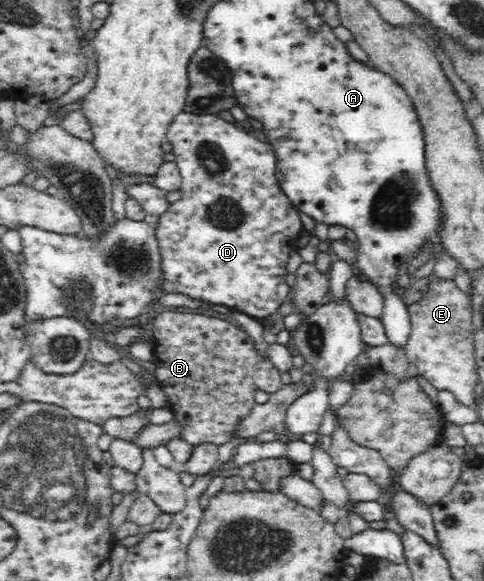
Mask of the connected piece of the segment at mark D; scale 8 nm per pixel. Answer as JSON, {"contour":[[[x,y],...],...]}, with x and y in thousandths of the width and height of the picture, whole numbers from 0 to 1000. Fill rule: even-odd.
{"contour":[[[372,194],[351,215],[343,231],[345,255],[360,263],[366,291],[374,298],[374,329],[376,337],[362,348],[347,349],[347,360],[337,368],[326,370],[326,380],[318,398],[322,401],[322,417],[326,417],[329,432],[333,435],[333,453],[337,453],[335,466],[339,477],[353,494],[368,506],[386,508],[393,513],[415,516],[434,522],[455,522],[471,525],[479,534],[504,537],[525,547],[566,549],[568,535],[574,530],[591,508],[595,508],[595,492],[601,487],[591,487],[591,453],[595,442],[607,429],[607,415],[616,411],[620,398],[624,398],[624,382],[612,361],[603,356],[603,348],[597,346],[595,337],[587,336],[581,322],[574,318],[570,308],[570,265],[552,243],[541,246],[537,232],[527,225],[508,225],[492,222],[488,215],[463,208],[448,198],[401,198],[397,194]]]}

